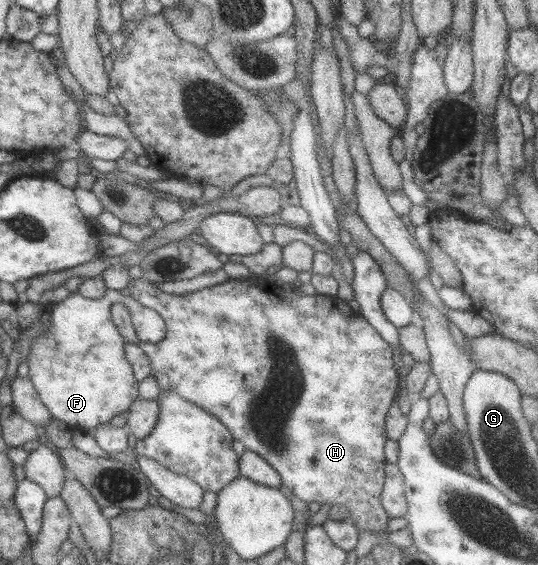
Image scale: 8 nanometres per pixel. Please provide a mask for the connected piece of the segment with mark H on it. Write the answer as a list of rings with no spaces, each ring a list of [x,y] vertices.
[[[253,276],[243,279],[228,279],[222,284],[180,295],[168,294],[144,278],[131,279],[125,292],[142,306],[158,312],[165,320],[166,336],[156,344],[147,343],[138,340],[137,332],[132,326],[129,308],[125,304],[116,303],[111,308],[112,320],[125,342],[140,346],[150,360],[151,374],[156,377],[160,390],[176,391],[182,398],[205,408],[210,414],[218,417],[218,420],[230,429],[236,440],[243,442],[246,449],[260,455],[274,467],[274,470],[279,472],[283,484],[300,500],[307,503],[343,504],[351,512],[350,520],[356,528],[371,530],[374,534],[375,532],[391,532],[387,528],[391,519],[384,510],[380,497],[385,483],[385,464],[387,463],[386,457],[384,457],[384,444],[389,439],[385,431],[385,416],[394,399],[399,396],[400,375],[396,373],[392,360],[393,346],[390,346],[362,315],[356,313],[345,300],[336,295],[308,295],[299,290],[286,291],[279,283],[275,283],[270,278],[259,280]]]

